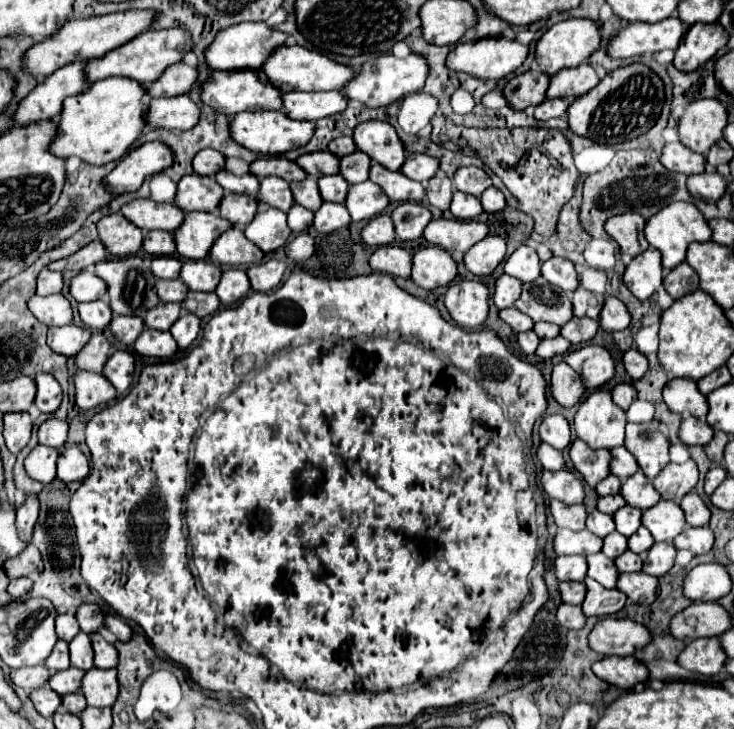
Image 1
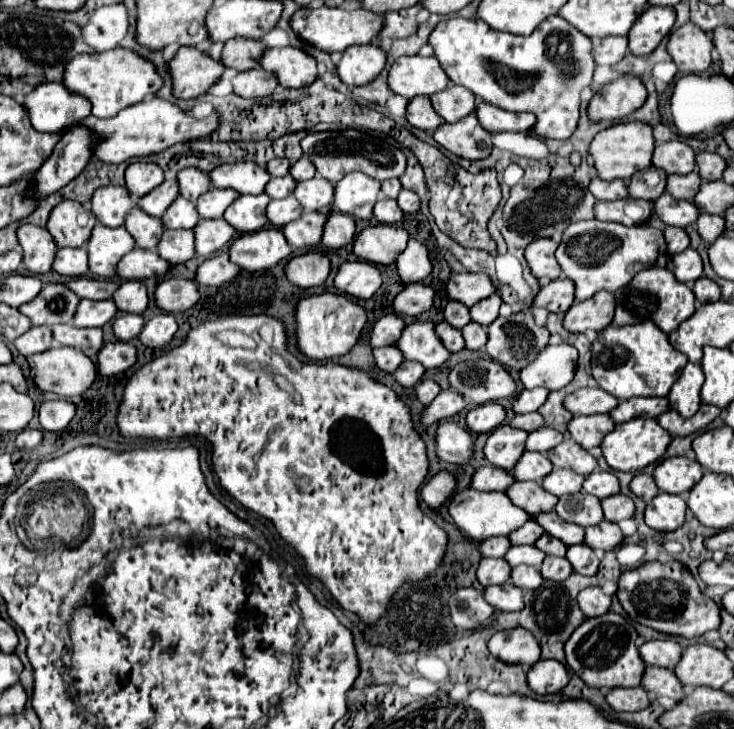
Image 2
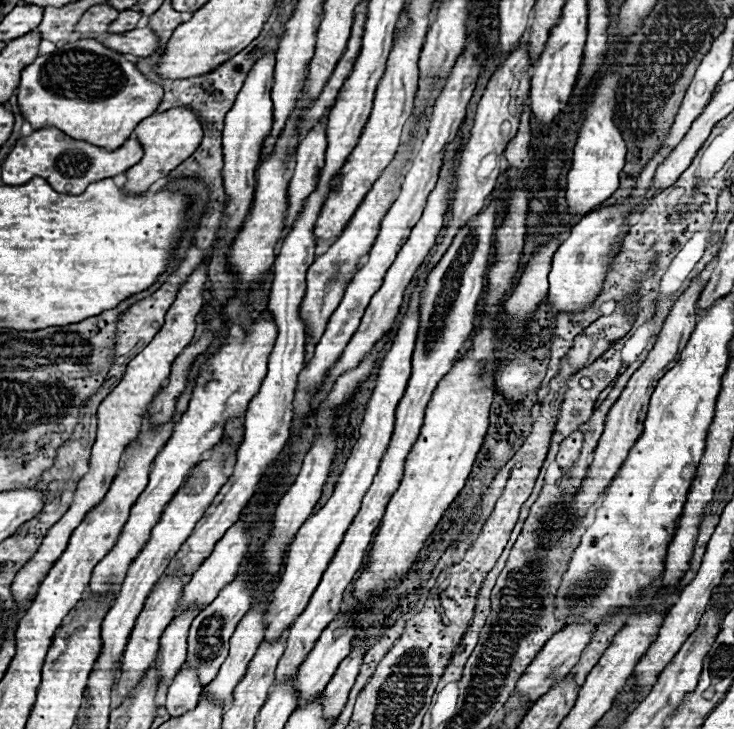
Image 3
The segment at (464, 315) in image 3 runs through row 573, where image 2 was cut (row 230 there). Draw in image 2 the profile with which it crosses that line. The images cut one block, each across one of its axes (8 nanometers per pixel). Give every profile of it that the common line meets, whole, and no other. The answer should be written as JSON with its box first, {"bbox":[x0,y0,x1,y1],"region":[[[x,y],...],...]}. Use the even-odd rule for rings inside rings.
{"bbox":[322,212,356,250],"region":[[[336,212],[336,214],[328,216],[322,244],[326,248],[334,248],[334,250],[344,248],[354,242],[354,236],[356,236],[356,220],[352,216]]]}

